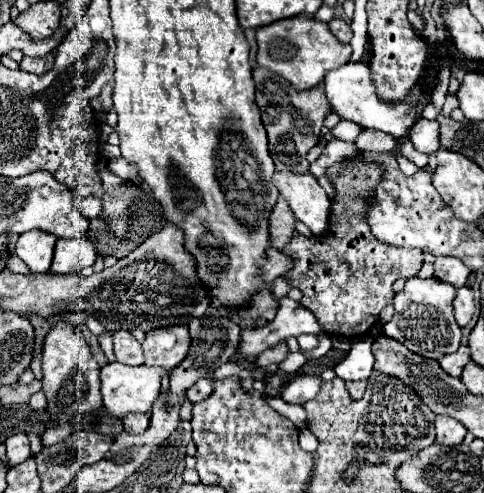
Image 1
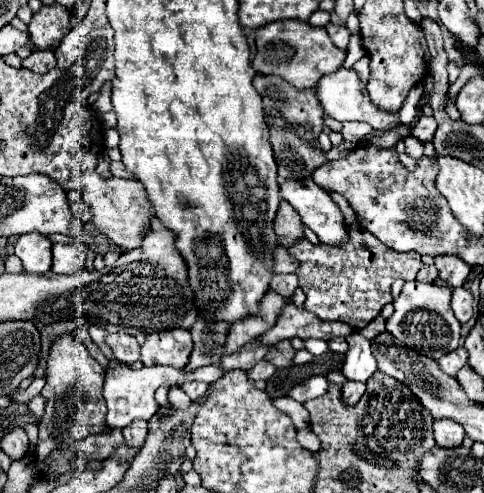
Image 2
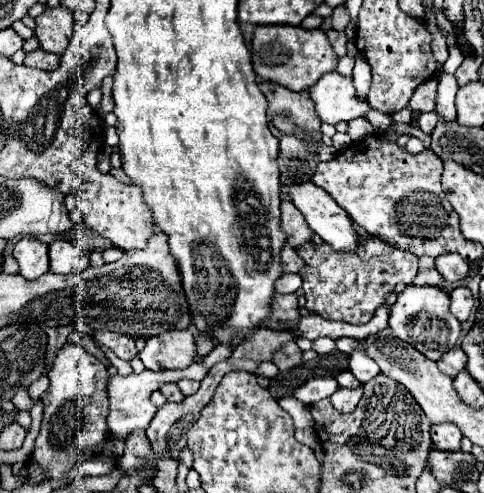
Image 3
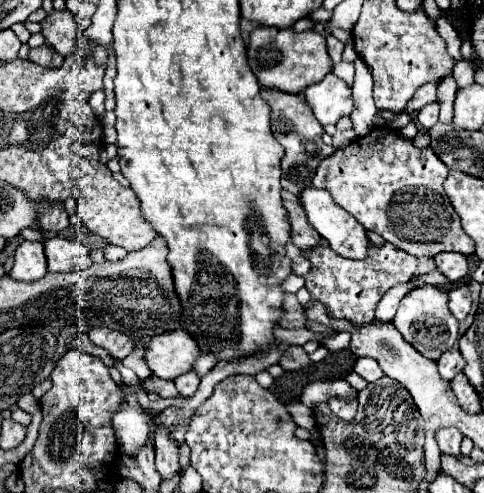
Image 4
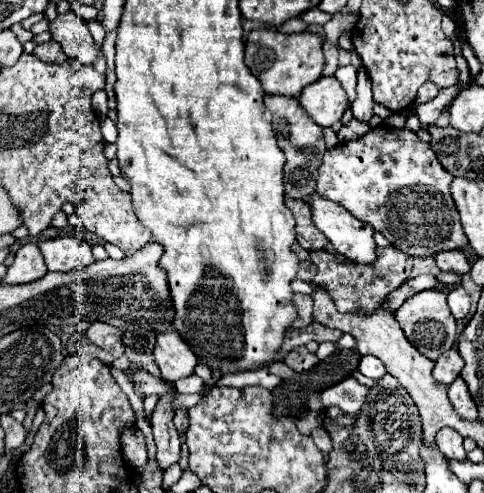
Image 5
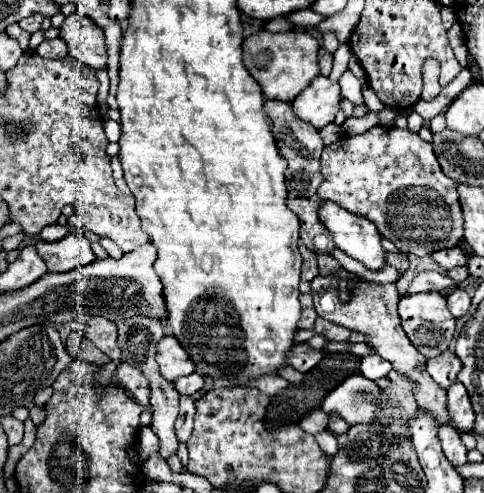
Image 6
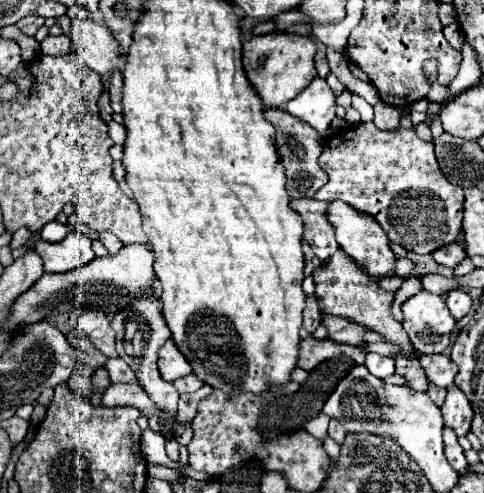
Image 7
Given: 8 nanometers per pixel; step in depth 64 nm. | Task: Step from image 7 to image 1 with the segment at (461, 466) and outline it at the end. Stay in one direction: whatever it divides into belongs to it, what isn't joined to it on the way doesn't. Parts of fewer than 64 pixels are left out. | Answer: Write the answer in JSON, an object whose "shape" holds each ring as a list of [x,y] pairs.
{"shape":[[[436,416],[434,426],[436,426],[436,442],[442,446],[458,446],[466,436],[466,428],[454,418]]]}

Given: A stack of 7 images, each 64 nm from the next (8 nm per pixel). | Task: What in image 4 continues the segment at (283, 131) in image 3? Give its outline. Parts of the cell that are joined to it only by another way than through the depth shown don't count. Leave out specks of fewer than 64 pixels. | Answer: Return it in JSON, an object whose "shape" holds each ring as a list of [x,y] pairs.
{"shape":[[[262,88],[262,98],[272,108],[272,132],[276,140],[284,148],[282,158],[282,188],[292,192],[294,196],[300,196],[300,192],[308,186],[312,186],[312,176],[316,174],[318,162],[324,156],[330,156],[334,152],[332,146],[326,146],[322,140],[324,128],[318,124],[318,120],[312,116],[312,110],[308,110],[308,104],[304,104],[302,94],[286,94],[280,90],[268,90]]]}

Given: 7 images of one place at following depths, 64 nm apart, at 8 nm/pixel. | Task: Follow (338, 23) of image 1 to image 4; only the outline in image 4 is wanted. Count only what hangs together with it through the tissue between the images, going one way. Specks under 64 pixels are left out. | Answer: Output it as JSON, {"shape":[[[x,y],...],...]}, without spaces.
{"shape":[[[330,34],[330,36],[326,38],[326,46],[328,46],[328,54],[330,54],[332,64],[338,64],[338,62],[342,60],[342,50],[344,50],[342,42],[338,42],[338,40]]]}

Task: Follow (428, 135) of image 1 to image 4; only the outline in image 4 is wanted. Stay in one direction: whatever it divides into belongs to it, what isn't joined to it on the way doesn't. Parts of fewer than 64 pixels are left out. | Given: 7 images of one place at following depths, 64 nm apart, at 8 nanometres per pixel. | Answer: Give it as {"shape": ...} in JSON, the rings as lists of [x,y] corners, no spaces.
{"shape":[[[430,102],[430,104],[426,104],[420,112],[418,112],[418,124],[424,128],[424,130],[428,130],[428,128],[432,128],[436,122],[438,122],[438,110],[440,110],[440,104],[438,102]]]}

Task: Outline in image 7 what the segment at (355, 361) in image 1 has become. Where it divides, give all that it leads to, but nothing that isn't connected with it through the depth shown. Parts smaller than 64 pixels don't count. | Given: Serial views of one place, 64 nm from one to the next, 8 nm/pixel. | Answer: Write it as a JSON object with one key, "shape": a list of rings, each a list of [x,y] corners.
{"shape":[[[368,354],[364,366],[368,366],[368,370],[378,378],[388,378],[394,374],[394,358],[390,358],[390,356]]]}

